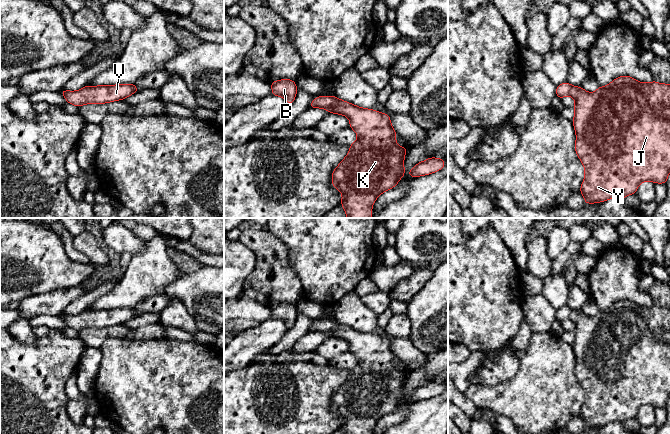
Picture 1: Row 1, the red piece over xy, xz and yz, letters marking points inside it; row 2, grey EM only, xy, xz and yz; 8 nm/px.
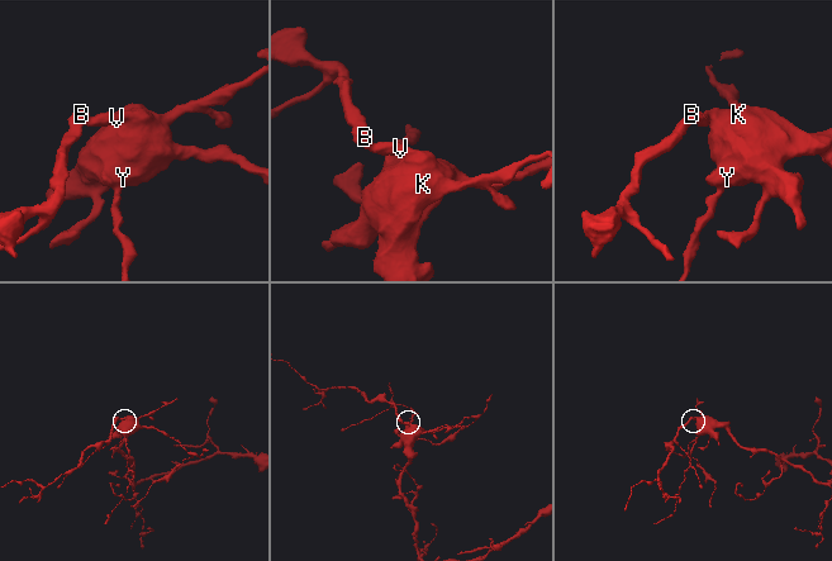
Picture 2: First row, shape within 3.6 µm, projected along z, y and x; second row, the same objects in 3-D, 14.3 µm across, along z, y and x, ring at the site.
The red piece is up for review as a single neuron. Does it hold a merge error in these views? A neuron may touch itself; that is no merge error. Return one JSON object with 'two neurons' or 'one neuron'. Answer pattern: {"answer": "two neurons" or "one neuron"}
{"answer": "one neuron"}

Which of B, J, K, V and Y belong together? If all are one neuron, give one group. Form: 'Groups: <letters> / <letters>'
Groups: B J K V Y

